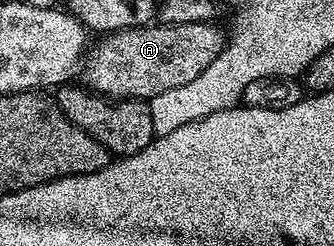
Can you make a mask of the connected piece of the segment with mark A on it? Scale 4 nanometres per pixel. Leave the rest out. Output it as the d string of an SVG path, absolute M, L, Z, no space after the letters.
M194 22L176 26L134 26L104 34L98 41L88 49L81 63L82 85L108 98L149 100L161 92L169 92L169 88L181 88L181 84L197 80L197 76L224 53L223 45L226 42L228 45L229 38L223 35L219 24Z

